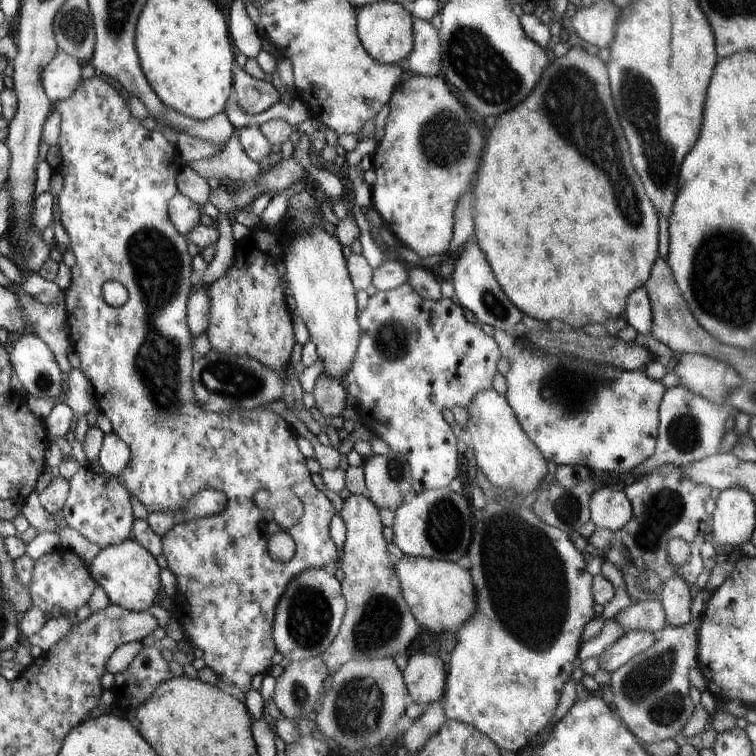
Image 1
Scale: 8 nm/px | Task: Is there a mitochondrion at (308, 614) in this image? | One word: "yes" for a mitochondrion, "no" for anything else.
yes

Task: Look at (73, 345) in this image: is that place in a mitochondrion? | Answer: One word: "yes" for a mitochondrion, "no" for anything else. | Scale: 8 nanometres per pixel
no

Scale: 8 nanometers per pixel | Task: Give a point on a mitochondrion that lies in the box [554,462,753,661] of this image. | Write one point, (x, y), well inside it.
(667, 507)

